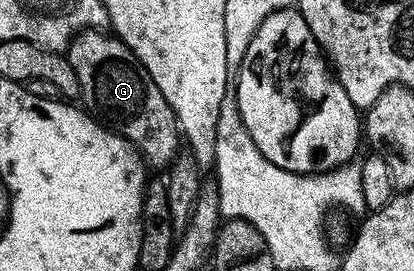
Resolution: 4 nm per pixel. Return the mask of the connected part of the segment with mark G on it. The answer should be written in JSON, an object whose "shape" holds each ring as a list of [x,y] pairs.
{"shape":[[[83,29],[69,43],[67,56],[79,75],[80,104],[106,129],[126,137],[137,148],[146,166],[164,170],[179,152],[179,126],[171,103],[155,87],[155,79],[120,37],[101,29]]]}

